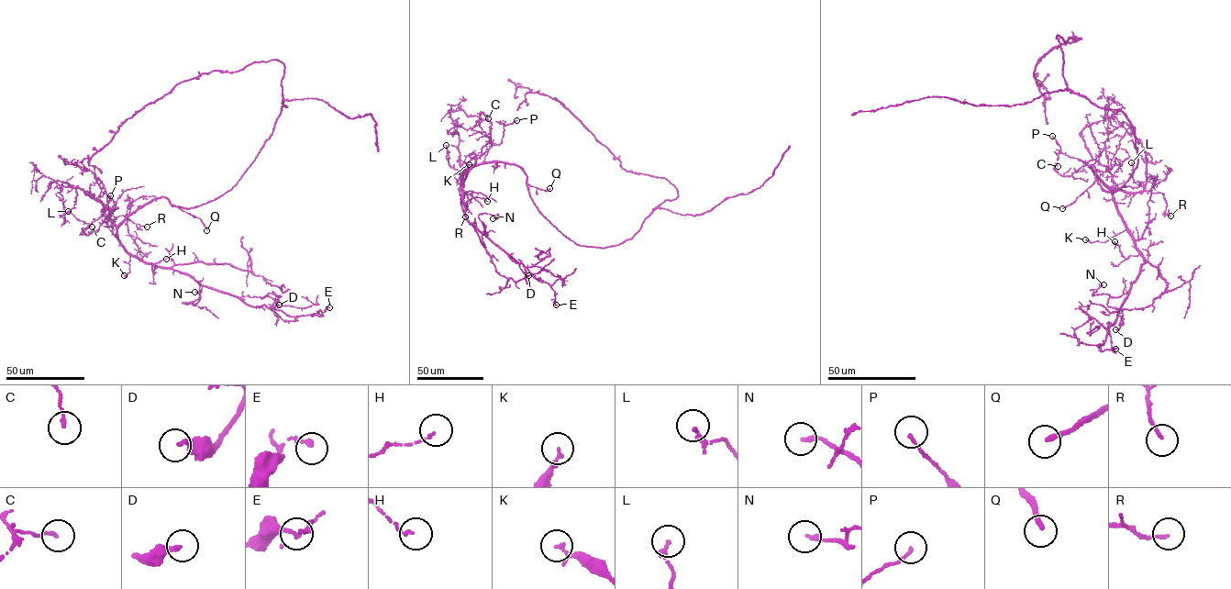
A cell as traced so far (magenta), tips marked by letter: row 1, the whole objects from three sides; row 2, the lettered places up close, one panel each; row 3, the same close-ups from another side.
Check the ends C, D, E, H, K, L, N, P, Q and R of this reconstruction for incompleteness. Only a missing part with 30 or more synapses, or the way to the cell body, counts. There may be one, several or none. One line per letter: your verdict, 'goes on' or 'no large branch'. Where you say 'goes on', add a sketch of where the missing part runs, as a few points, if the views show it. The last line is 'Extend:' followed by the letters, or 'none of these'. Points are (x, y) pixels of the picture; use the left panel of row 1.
C: no large branch
D: no large branch
E: no large branch
H: no large branch
K: no large branch
L: no large branch
N: no large branch
P: no large branch
Q: no large branch
R: no large branch
Extend: none of these

